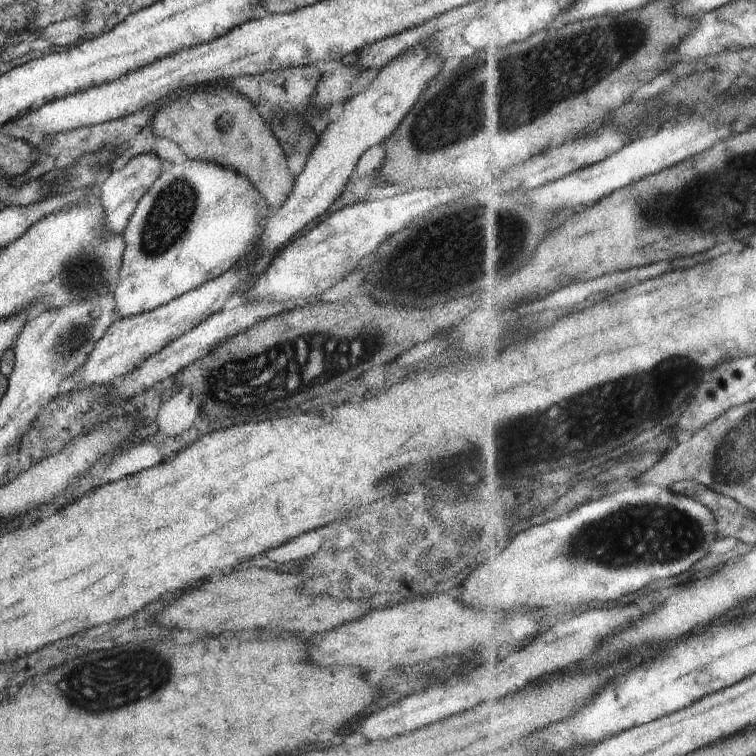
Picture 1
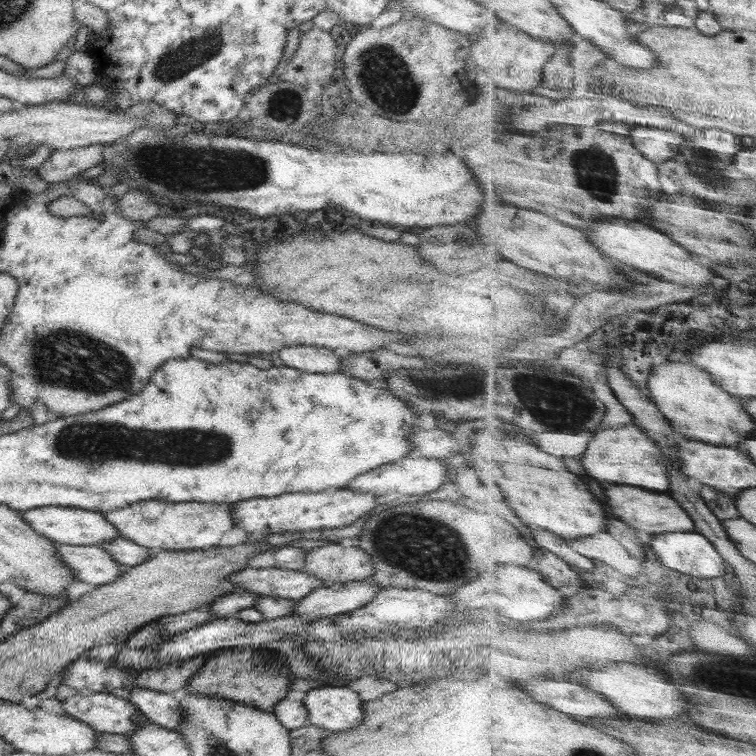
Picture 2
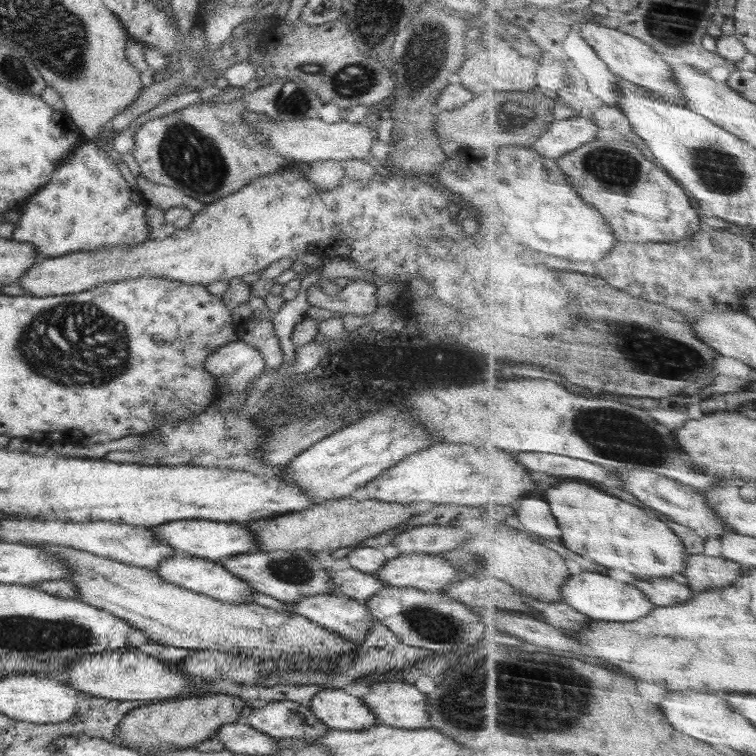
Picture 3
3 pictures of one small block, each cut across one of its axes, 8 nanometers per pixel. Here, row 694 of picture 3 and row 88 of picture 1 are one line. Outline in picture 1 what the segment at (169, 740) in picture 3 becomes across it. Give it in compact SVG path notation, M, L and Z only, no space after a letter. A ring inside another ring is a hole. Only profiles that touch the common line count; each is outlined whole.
M194 86L198 91L190 93L188 98L180 97L159 108L151 118L150 130L155 137L166 138L176 142L188 159L200 159L230 167L233 171L248 177L259 190L270 210L276 210L287 200L293 185L293 178L288 172L286 155L274 137L272 130L266 126L266 120L256 112L256 105L248 97L228 89L228 87Z

